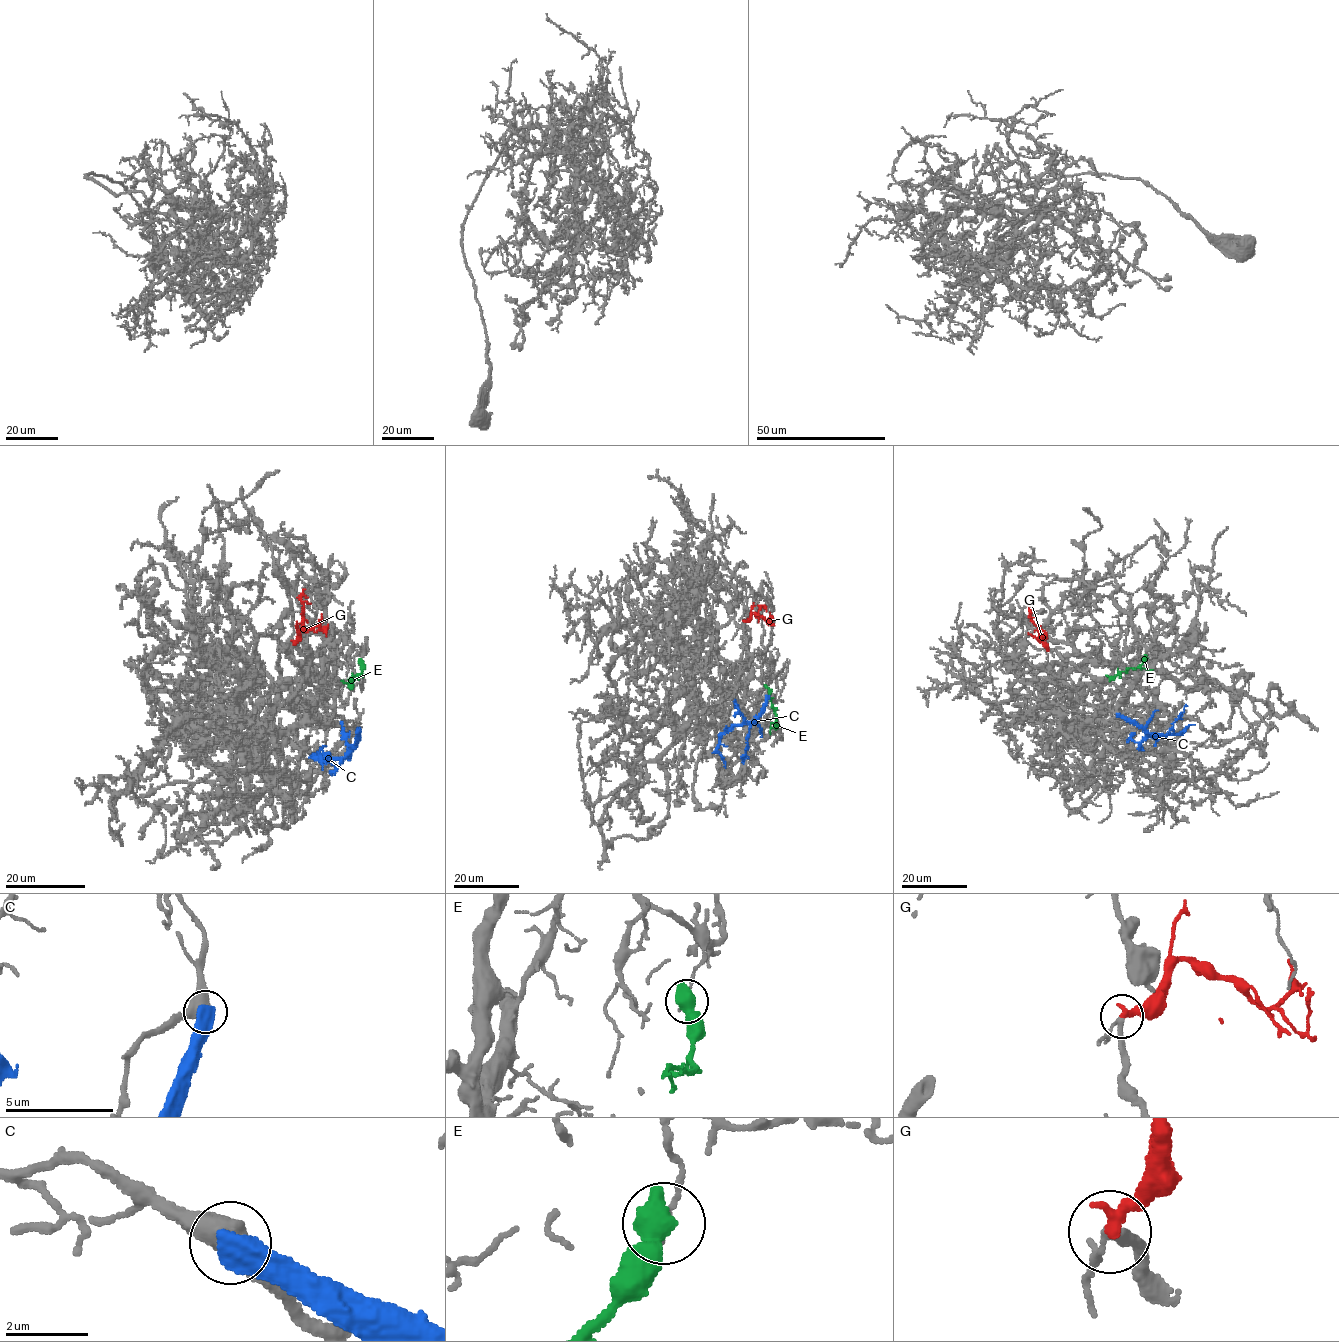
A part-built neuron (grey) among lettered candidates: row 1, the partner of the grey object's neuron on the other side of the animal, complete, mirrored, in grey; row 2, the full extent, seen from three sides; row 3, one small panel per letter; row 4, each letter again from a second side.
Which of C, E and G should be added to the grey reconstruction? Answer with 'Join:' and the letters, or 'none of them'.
Join: G

